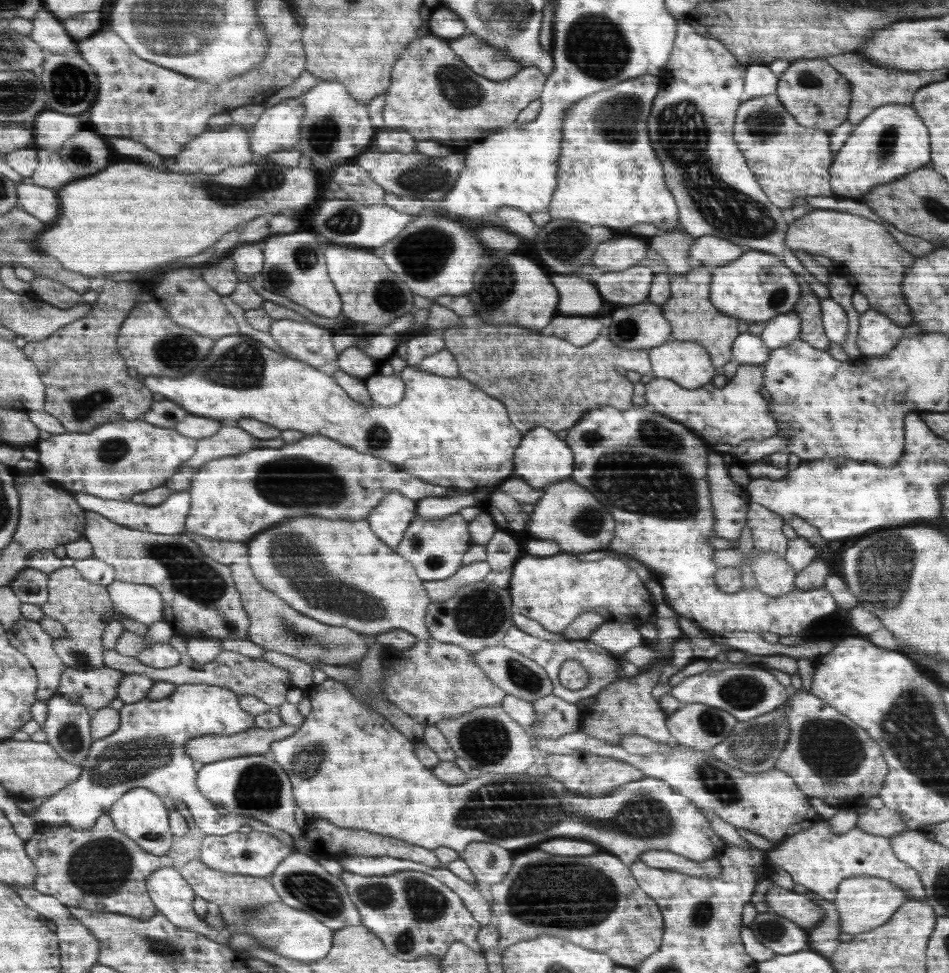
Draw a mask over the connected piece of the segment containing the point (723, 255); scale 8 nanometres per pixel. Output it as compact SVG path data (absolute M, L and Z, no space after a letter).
M700 236L689 249L691 259L711 268L735 262L745 252L741 246L718 236Z

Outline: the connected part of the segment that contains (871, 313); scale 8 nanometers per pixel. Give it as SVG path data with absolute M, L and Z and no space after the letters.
M872 309L860 315L858 349L861 350L863 358L884 357L902 338L922 335L913 322L902 329L889 319L886 314Z

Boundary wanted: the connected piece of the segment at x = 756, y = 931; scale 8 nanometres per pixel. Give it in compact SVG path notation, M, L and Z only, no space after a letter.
M774 912L758 913L747 928L752 938L766 946L766 948L772 949L776 955L797 953L806 948L806 932L804 932L804 928L798 928L795 922L784 918L780 914Z

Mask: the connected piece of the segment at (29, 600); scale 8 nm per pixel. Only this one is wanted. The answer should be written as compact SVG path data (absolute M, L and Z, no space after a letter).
M26 568L10 586L26 604L41 607L50 600L51 574L34 568Z

